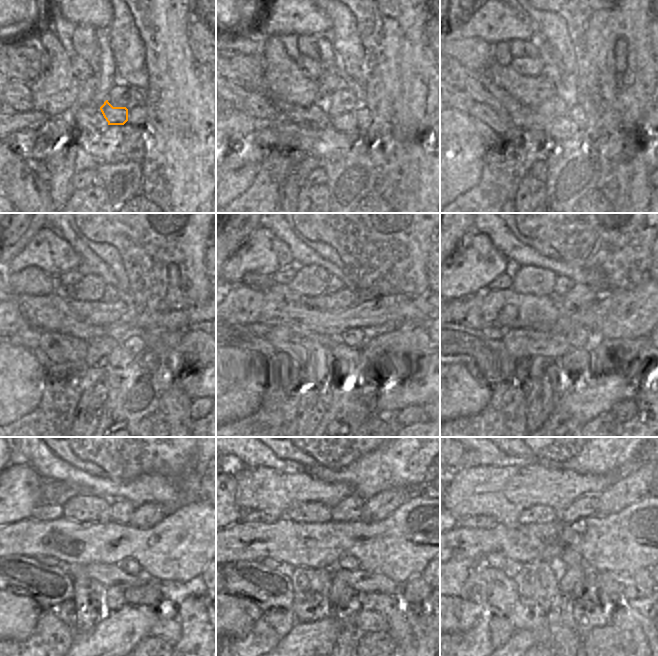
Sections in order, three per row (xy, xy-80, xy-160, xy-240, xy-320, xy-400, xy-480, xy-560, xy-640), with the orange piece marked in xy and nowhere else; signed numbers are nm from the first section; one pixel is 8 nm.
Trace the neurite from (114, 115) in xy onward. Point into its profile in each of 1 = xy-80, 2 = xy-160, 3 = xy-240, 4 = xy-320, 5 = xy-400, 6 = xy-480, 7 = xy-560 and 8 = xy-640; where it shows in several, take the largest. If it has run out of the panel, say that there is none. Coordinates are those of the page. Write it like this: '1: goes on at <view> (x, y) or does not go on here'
1: goes on at xy-80 (347, 121)
2: goes on at xy-160 (563, 127)
3: goes on at xy-240 (113, 349)
4: goes on at xy-320 (345, 357)
5: goes on at xy-400 (579, 364)
6: goes on at xy-480 (149, 595)
7: goes on at xy-560 (393, 608)
8: goes on at xy-640 (632, 640)

